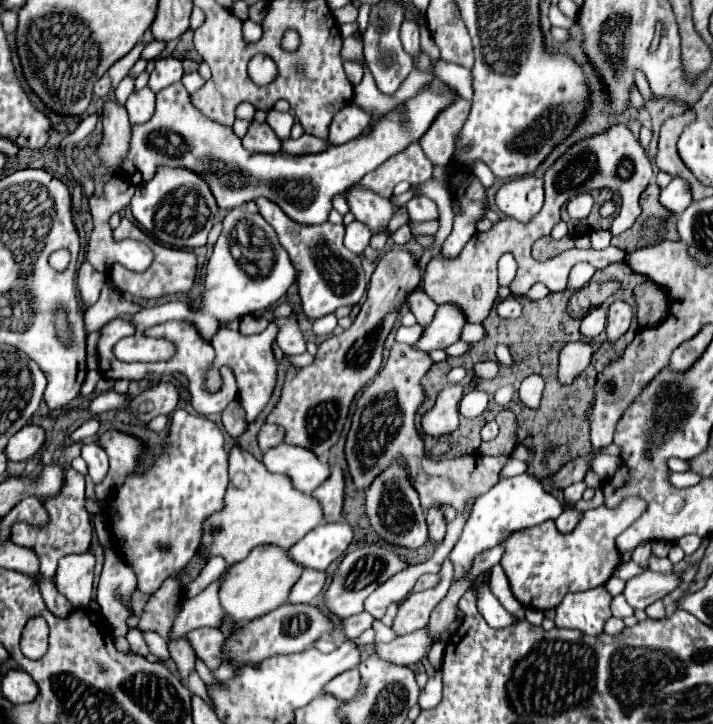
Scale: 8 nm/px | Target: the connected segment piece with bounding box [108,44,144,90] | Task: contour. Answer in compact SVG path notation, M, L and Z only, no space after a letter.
M138 44L138 46L134 46L130 52L128 52L128 56L124 56L124 58L120 58L110 70L108 70L108 76L112 78L112 90L120 84L120 80L124 80L126 76L128 76L128 72L130 72L130 68L134 66L134 62L140 58L140 52L142 52L142 44Z

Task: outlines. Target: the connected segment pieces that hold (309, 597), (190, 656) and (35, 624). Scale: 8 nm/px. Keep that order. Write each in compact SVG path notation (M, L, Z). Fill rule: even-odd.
M306 568L300 576L300 580L294 584L288 602L292 604L310 604L322 590L326 584L326 572L322 570L314 570L314 568Z
M176 640L176 642L168 642L168 650L170 650L170 656L172 660L176 662L178 666L178 676L182 682L188 680L188 676L196 670L196 656L194 652L190 652L190 644L186 644L186 640Z
M38 616L28 620L21 636L20 648L30 660L44 656L48 648L48 625L44 618Z

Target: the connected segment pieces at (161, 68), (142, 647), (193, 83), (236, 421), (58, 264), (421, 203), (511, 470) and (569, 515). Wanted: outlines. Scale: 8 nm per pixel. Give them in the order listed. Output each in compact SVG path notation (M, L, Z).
M164 54L164 56L156 58L156 62L154 62L154 72L150 74L148 88L156 94L162 88L178 82L180 78L182 78L182 64L180 64L180 60L174 58L174 56Z
M130 630L128 632L128 636L126 636L126 640L128 640L128 644L130 644L130 650L132 652L136 652L136 654L142 654L142 656L146 656L150 650L148 650L148 644L146 644L146 640L144 640L144 634L140 632L140 630Z
M192 72L182 78L182 84L188 88L188 92L196 92L204 84L204 78L198 72Z
M232 402L226 412L222 412L222 422L230 436L242 434L246 430L246 422L242 420L242 408L238 408L238 402Z
M56 250L56 252L50 254L48 262L50 262L50 266L52 266L56 272L62 272L62 270L68 266L68 262L70 262L70 252L66 252L66 250Z
M416 198L406 202L406 210L412 222L426 222L426 220L434 220L438 218L438 210L436 204L430 198Z
M508 458L506 466L504 466L504 470L502 470L502 476L516 476L516 474L522 474L522 472L526 472L526 470L528 470L528 466L526 466L524 462L514 460L514 458Z
M566 508L566 510L556 518L556 526L558 526L562 532L572 532L572 528L580 522L580 518L582 518L582 510Z

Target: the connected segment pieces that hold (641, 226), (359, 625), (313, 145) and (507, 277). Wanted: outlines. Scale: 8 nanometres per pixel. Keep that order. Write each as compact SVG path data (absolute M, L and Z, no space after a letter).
M650 184L642 192L642 196L640 196L642 216L638 218L638 222L634 222L632 228L628 228L620 236L612 238L614 246L618 246L626 252L632 252L632 250L638 250L638 248L644 248L650 244L658 244L662 240L678 240L676 214L666 210L660 204L658 196L660 196L658 184Z
M360 612L344 620L344 632L348 638L358 638L364 630L372 628L372 622L374 622L374 616L370 616L368 612Z
M304 134L304 136L298 138L298 140L294 140L294 138L284 140L282 150L284 150L284 152L290 152L290 154L314 154L314 152L322 152L322 150L328 148L328 146L330 146L328 140L316 138L316 136L312 136L312 134Z
M504 254L500 258L500 262L498 262L498 284L510 288L510 284L516 278L516 270L518 270L518 264L516 264L514 256L512 254Z

